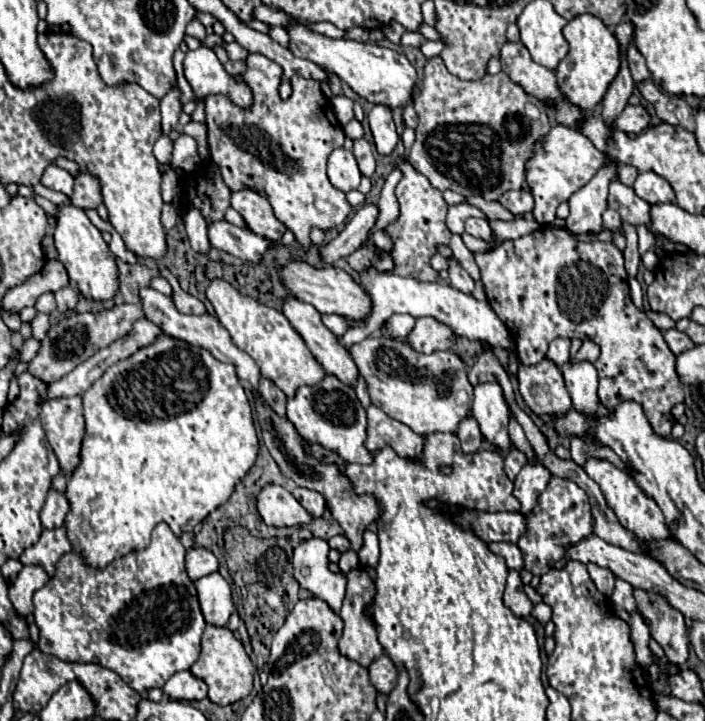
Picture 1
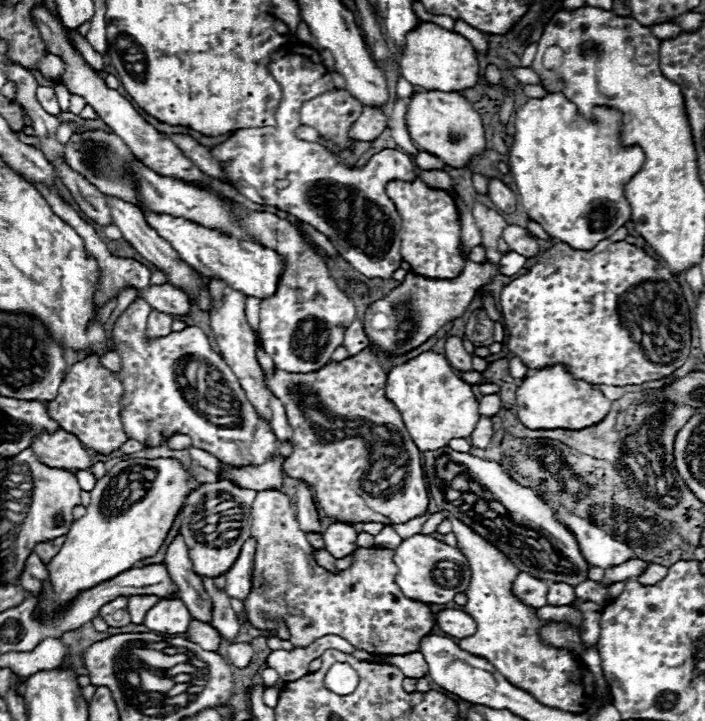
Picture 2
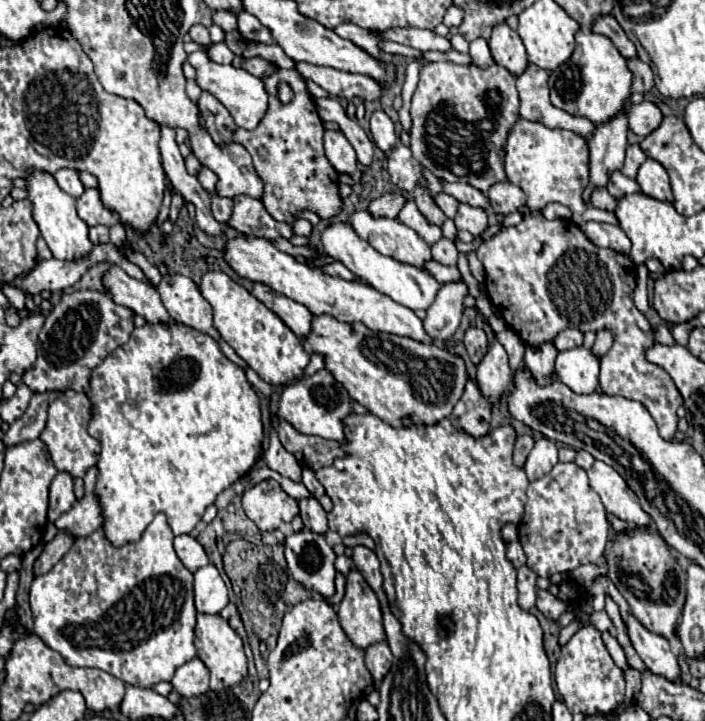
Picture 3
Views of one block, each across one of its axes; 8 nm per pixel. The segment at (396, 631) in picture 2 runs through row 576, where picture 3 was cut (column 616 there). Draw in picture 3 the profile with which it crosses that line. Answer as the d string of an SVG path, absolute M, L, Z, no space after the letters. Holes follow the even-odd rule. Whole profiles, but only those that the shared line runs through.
M540 212L528 214L518 226L510 226L478 248L478 260L486 270L486 292L494 304L496 316L506 322L530 348L538 348L544 342L552 342L558 332L566 328L578 328L582 332L610 330L614 336L612 348L600 358L600 390L608 396L624 396L642 402L658 424L660 436L672 440L676 434L678 416L676 410L682 404L682 396L664 368L646 360L646 350L656 344L654 330L646 316L634 306L632 292L636 288L636 266L634 262L614 250L594 246L584 232L570 220L546 220Z

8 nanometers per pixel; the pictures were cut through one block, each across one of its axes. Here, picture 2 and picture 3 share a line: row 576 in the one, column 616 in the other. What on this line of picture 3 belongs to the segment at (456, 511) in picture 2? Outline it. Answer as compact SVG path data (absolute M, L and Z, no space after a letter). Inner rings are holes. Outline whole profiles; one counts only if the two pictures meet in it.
M634 526L630 534L610 534L604 558L610 580L626 598L632 614L640 620L640 624L658 636L668 640L674 638L678 616L686 598L686 572L672 556L664 538L650 528L638 530L638 526Z

